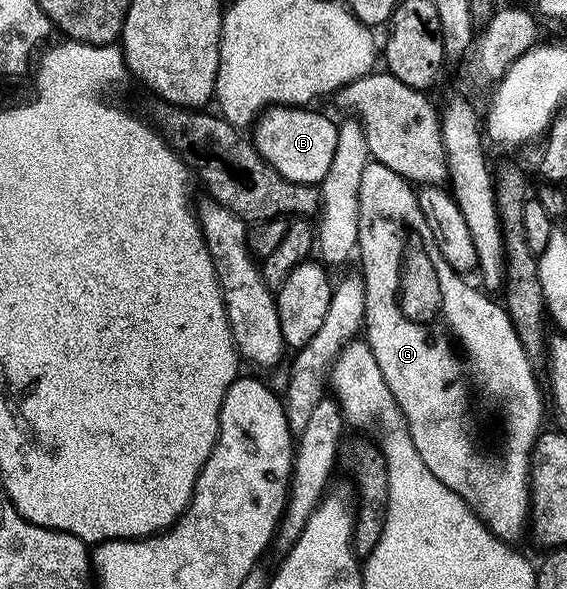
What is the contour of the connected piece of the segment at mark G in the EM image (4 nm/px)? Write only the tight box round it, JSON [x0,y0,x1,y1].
[357,162,545,542]

